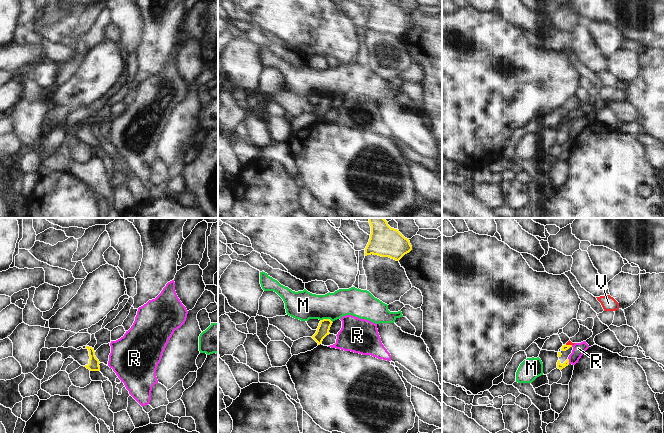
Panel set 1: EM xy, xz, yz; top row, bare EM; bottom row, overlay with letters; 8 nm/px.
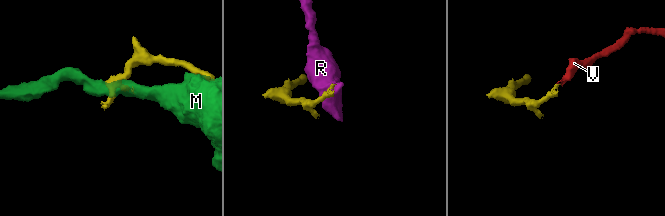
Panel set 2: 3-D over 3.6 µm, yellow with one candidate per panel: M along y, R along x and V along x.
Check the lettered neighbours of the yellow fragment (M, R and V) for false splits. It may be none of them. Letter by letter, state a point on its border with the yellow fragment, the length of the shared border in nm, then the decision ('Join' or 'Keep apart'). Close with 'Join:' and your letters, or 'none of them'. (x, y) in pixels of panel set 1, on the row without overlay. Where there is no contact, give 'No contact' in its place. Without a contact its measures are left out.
M: Touches yellow at xz (327, 95). Shared border 100 nm. Keep apart
R: Touches yellow at yz (568, 137). Shared border 50 nm. Keep apart
V: Touches yellow at yz (568, 121). Shared border 60 nm. Join
Join: V

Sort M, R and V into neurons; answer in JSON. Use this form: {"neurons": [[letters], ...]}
{"neurons": [["M"], ["R"], ["V"]]}

